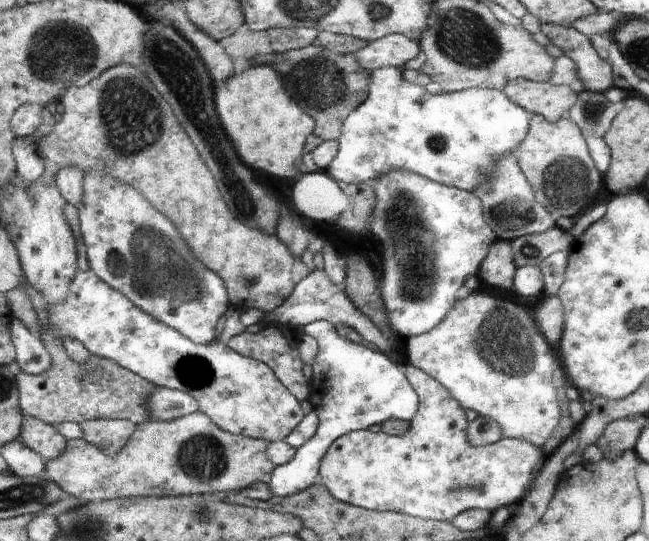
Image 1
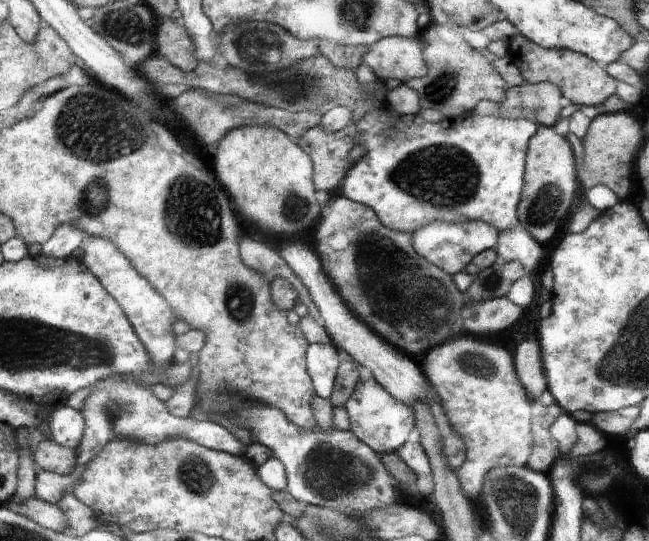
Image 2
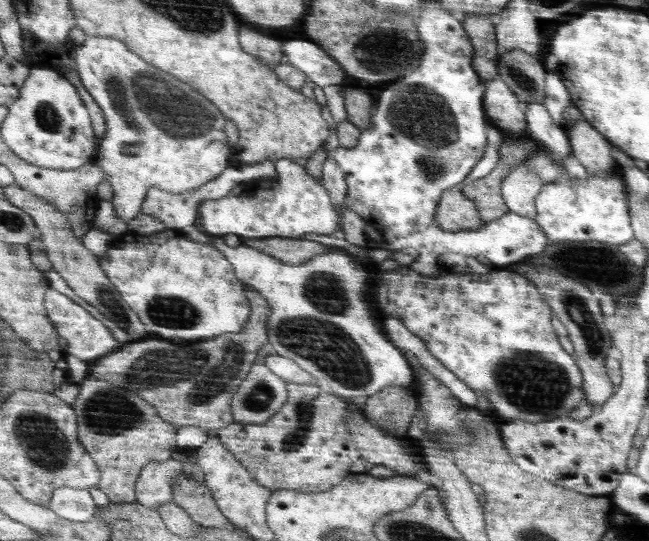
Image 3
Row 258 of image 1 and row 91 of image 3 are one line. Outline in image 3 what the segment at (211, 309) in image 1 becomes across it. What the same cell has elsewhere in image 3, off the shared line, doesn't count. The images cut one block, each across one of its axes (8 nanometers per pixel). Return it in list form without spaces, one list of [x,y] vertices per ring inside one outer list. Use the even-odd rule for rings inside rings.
[[[114,37],[85,38],[86,42],[74,51],[74,56],[84,86],[94,95],[107,118],[108,130],[100,140],[94,162],[108,174],[107,180],[117,192],[111,203],[113,211],[121,216],[125,224],[131,224],[143,213],[150,188],[178,194],[202,187],[210,181],[217,182],[219,174],[228,166],[230,154],[234,153],[226,146],[228,140],[222,128],[227,118],[221,109],[218,110],[202,93],[184,84],[178,77],[150,64],[126,41]]]

